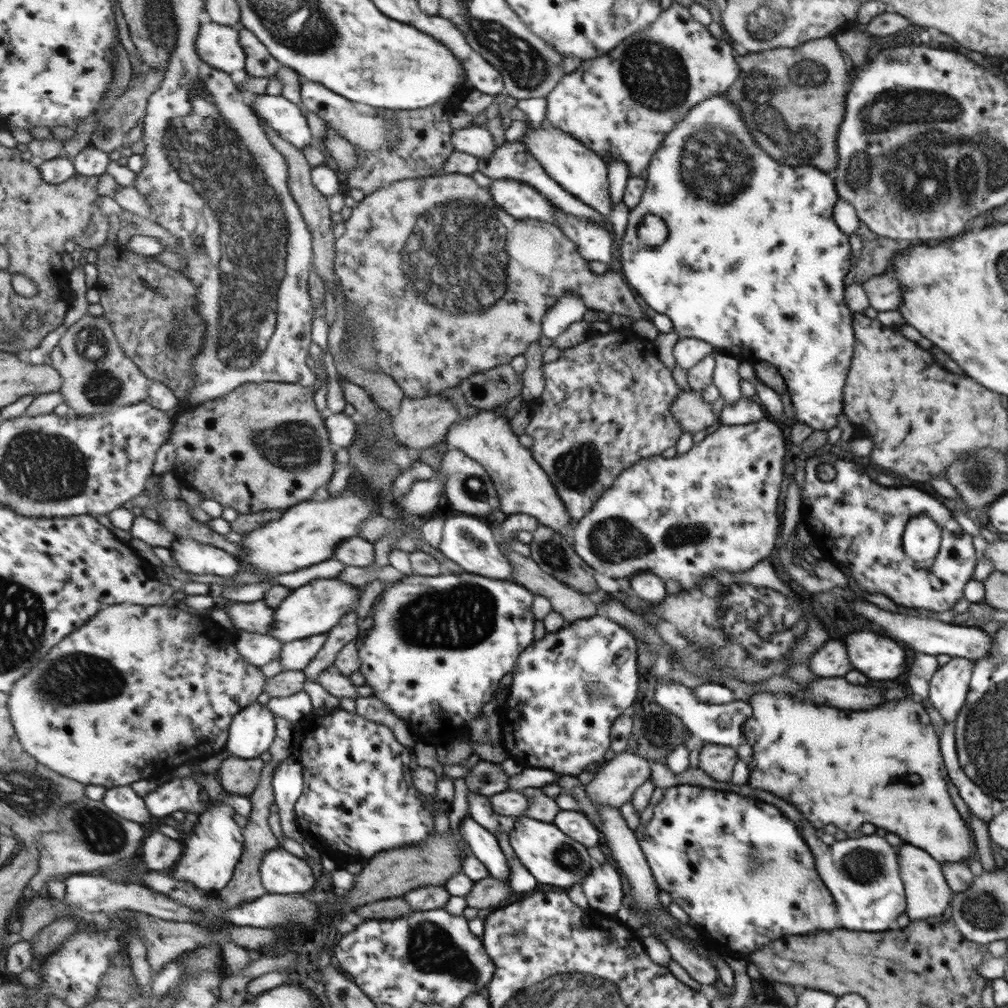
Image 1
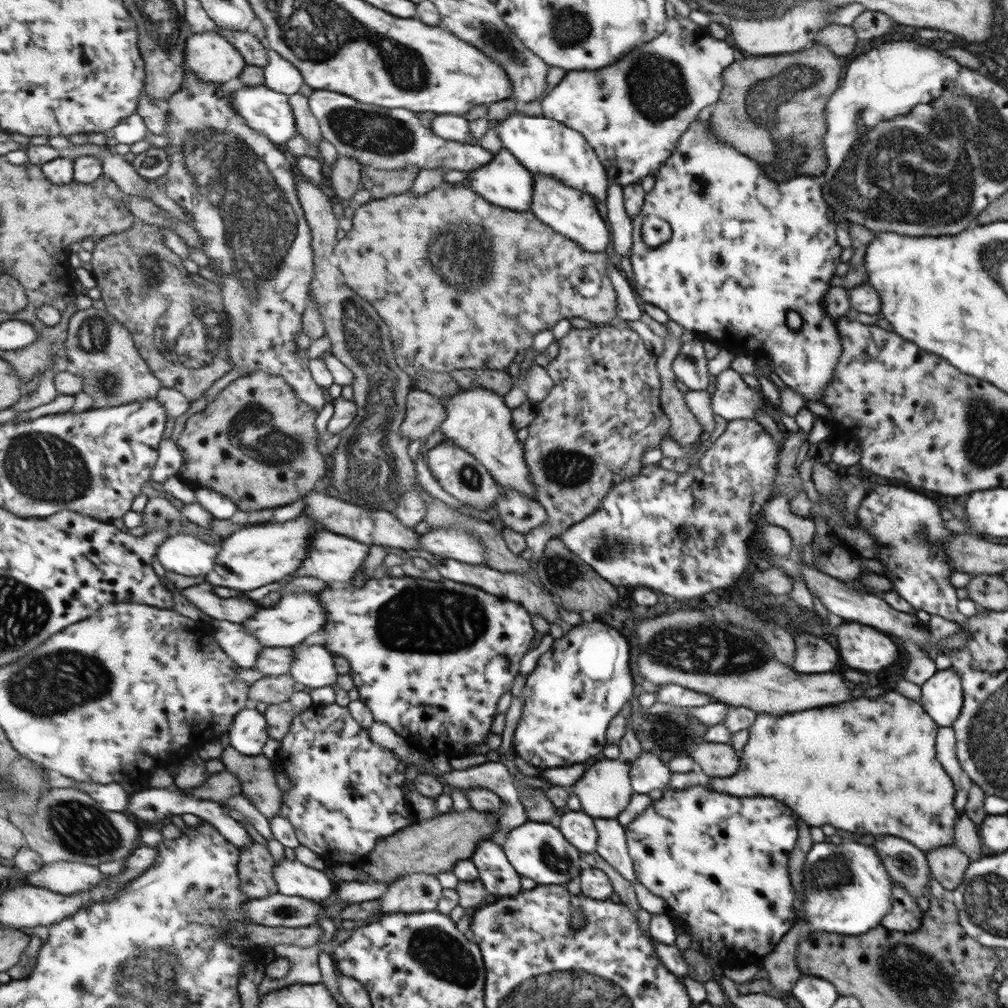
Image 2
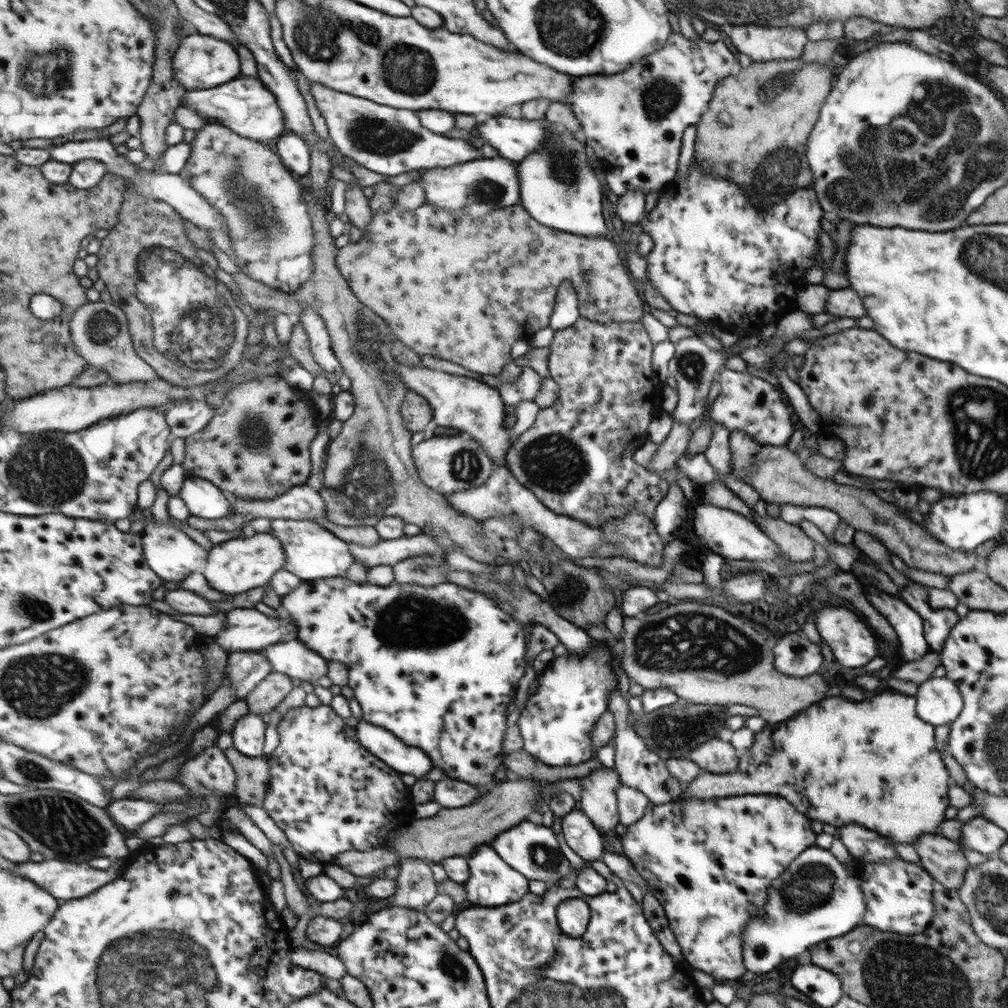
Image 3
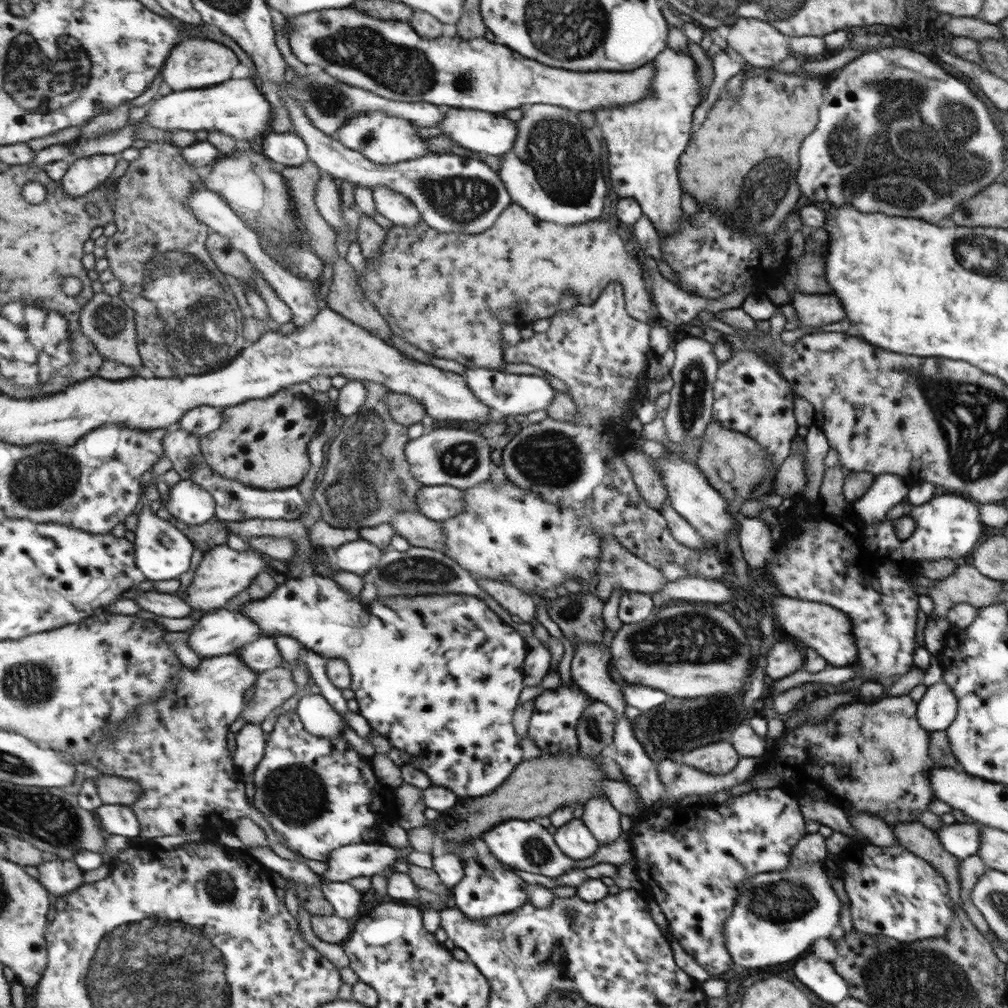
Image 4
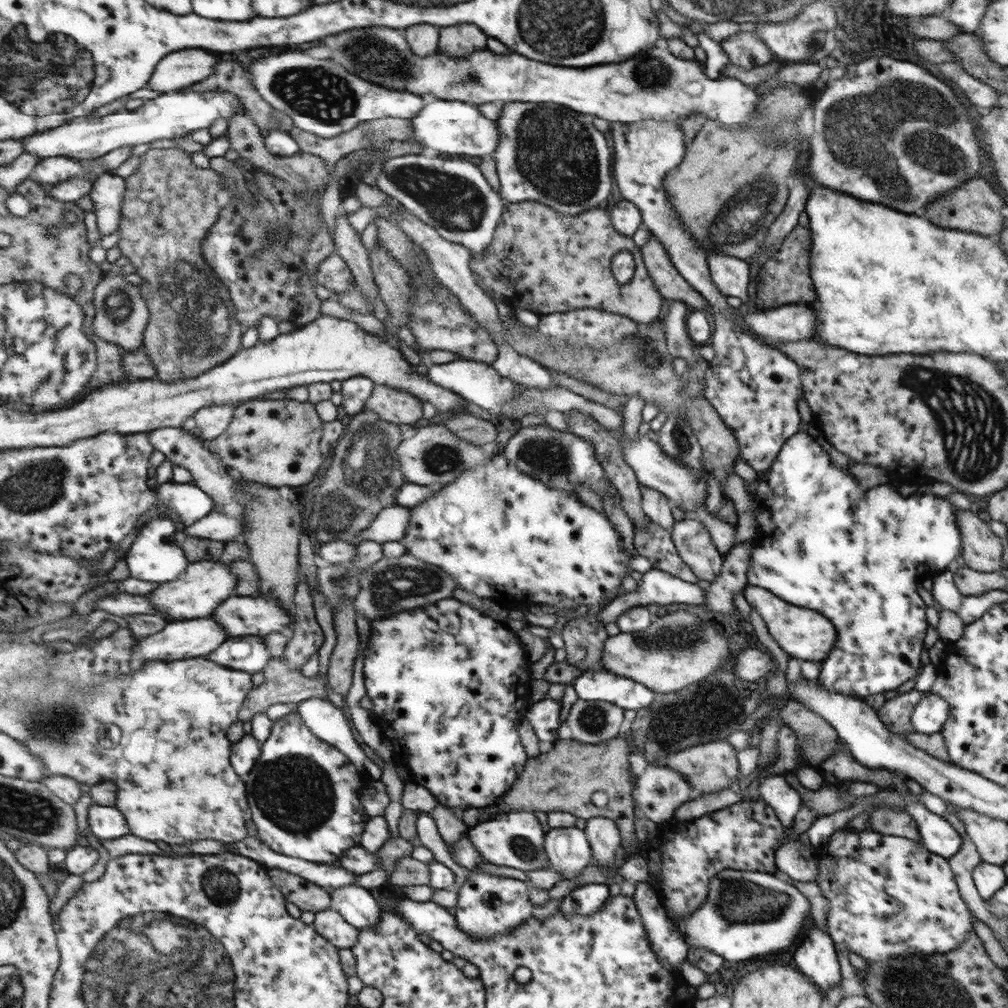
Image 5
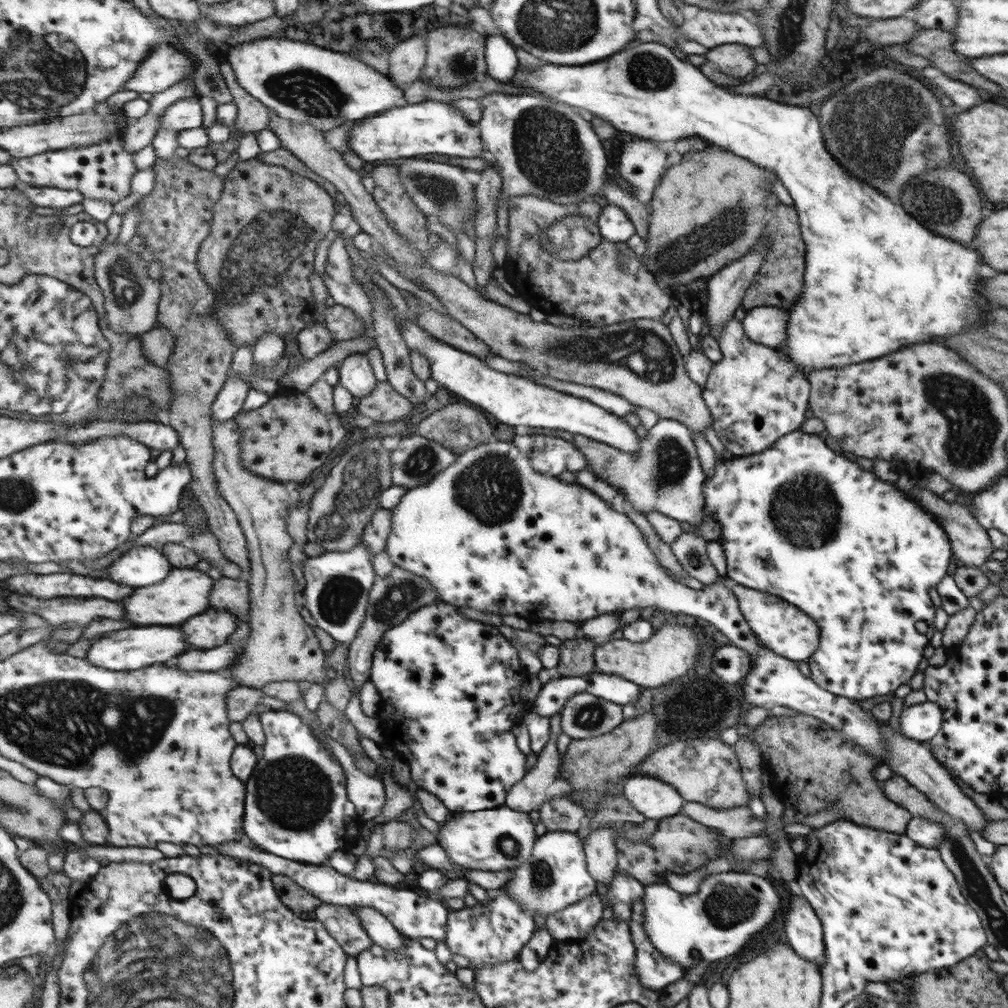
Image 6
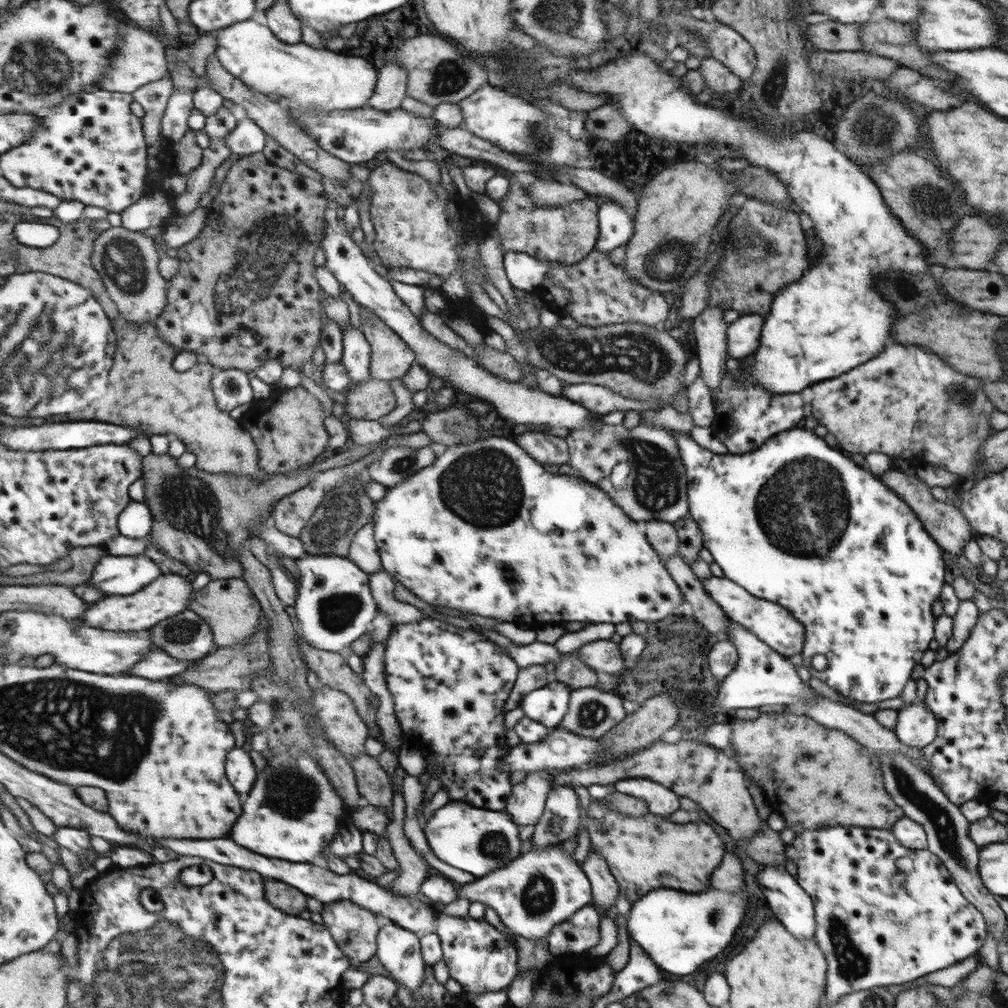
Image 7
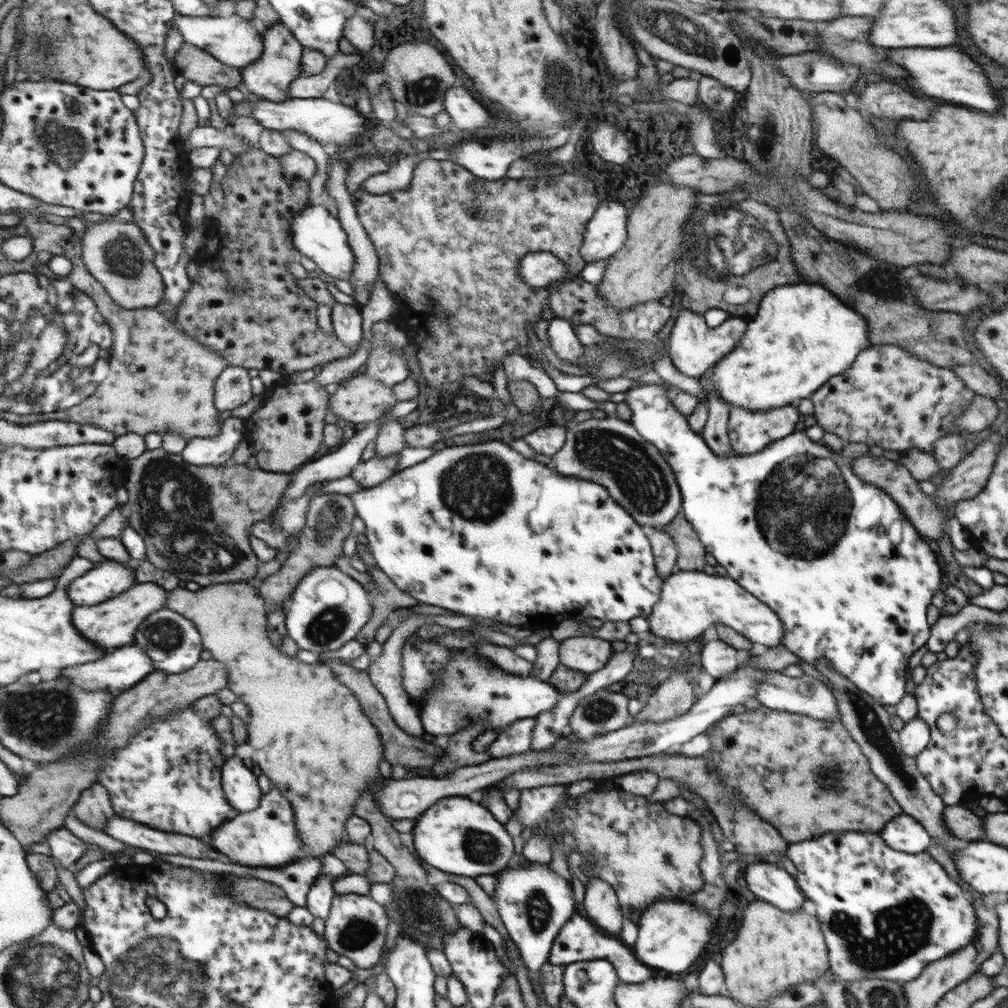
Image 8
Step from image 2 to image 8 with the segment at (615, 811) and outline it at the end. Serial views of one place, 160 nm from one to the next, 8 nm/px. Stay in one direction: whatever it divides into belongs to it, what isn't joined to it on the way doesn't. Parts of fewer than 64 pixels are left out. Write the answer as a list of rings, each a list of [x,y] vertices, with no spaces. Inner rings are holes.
[[[587,876],[580,912],[603,934],[615,936],[622,928],[622,916],[615,891],[603,879]]]

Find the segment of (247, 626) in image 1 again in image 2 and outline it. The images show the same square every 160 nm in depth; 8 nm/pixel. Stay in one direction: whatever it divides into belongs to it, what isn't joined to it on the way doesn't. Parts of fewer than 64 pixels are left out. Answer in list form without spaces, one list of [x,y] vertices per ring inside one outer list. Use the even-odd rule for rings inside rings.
[[[206,580],[201,584],[183,589],[181,593],[196,608],[213,619],[228,620],[237,624],[245,623],[262,609],[260,602],[252,601],[249,598],[221,598],[217,596],[214,586]]]

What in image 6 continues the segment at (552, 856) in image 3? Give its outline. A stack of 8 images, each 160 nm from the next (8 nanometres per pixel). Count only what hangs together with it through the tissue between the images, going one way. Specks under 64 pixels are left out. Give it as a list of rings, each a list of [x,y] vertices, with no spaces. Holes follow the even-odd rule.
[[[505,805],[494,808],[485,809],[475,812],[454,812],[452,818],[439,827],[439,844],[448,852],[453,863],[471,870],[489,870],[489,872],[497,872],[497,870],[513,869],[516,866],[524,864],[531,854],[531,846],[535,842],[535,834],[533,834],[533,824],[529,822],[527,813],[513,811]]]

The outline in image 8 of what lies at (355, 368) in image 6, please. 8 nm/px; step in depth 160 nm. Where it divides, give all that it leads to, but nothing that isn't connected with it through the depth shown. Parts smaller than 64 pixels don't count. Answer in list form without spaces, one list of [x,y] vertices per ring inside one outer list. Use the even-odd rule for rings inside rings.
[[[337,303],[332,312],[336,336],[350,348],[358,346],[363,340],[363,316],[356,305]]]

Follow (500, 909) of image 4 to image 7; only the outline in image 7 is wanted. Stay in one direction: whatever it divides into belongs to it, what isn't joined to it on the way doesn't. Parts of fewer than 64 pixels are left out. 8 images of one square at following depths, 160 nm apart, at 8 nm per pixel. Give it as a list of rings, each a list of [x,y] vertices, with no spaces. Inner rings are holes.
[[[439,913],[437,916],[437,934],[441,940],[443,958],[447,961],[453,979],[457,980],[465,992],[481,994],[483,992],[499,992],[507,989],[517,974],[517,949],[515,944],[509,941],[506,934],[500,934],[484,919],[459,918]]]

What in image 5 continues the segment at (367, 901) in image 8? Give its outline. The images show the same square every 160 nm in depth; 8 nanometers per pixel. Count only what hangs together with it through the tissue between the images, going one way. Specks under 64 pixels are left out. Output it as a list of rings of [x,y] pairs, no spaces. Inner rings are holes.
[[[334,907],[315,914],[313,925],[317,930],[342,949],[352,949],[360,935],[360,929],[349,924]]]

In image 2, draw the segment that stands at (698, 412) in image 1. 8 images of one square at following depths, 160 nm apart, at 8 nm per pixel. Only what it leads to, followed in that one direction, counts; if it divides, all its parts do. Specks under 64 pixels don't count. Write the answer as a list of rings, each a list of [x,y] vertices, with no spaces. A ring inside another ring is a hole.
[[[672,320],[666,321],[664,325],[667,335],[664,337],[661,355],[657,358],[657,372],[661,380],[659,402],[670,422],[668,436],[679,446],[689,448],[703,433],[703,428],[687,408],[684,393],[675,387],[676,377],[671,368],[673,359],[680,349],[680,336],[684,328]]]

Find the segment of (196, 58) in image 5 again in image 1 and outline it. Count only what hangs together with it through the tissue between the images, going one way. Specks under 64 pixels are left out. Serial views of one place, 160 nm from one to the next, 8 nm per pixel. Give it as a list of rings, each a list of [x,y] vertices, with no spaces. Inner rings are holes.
[[[206,19],[196,42],[197,52],[213,68],[233,74],[246,68],[247,53],[240,38],[239,28]]]

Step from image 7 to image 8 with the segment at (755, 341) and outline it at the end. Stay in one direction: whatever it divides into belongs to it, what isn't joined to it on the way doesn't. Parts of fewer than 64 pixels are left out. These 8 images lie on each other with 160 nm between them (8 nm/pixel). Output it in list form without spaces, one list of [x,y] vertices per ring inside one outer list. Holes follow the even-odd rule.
[[[681,308],[667,339],[668,357],[677,371],[699,378],[733,350],[742,337],[746,323],[745,319],[728,316],[717,327],[709,328],[701,315]]]

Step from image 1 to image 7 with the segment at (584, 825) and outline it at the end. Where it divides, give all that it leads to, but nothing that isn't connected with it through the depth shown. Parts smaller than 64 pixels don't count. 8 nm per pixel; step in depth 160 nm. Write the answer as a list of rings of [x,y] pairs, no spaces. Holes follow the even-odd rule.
[[[559,844],[523,853],[485,876],[459,886],[458,894],[459,898],[489,906],[511,935],[527,940],[546,940],[552,926],[592,902],[588,878],[572,855],[563,852]]]

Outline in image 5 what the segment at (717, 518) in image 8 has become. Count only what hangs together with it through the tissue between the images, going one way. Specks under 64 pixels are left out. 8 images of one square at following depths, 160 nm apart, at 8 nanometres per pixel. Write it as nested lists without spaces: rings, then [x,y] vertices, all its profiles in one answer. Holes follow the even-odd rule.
[[[803,432],[792,435],[790,439],[787,439],[771,466],[765,472],[756,472],[756,474],[756,479],[751,482],[749,487],[745,486],[751,499],[751,506],[753,506],[755,522],[757,522],[754,537],[747,540],[752,544],[749,570],[746,572],[749,584],[767,589],[789,604],[820,612],[834,625],[837,633],[837,643],[834,644],[834,649],[830,652],[830,655],[818,663],[820,668],[817,680],[827,690],[863,700],[865,696],[884,694],[889,690],[897,689],[903,682],[907,682],[909,678],[915,675],[915,670],[919,666],[919,656],[921,656],[919,652],[923,648],[925,628],[927,628],[925,614],[923,614],[925,606],[923,606],[923,600],[915,592],[915,584],[918,583],[917,578],[923,576],[923,568],[925,568],[925,572],[941,573],[941,568],[945,568],[959,554],[959,550],[962,550],[962,534],[956,520],[957,508],[948,501],[947,497],[936,497],[927,493],[913,493],[907,497],[902,497],[896,489],[889,485],[889,482],[874,486],[869,490],[863,490],[858,487],[857,481],[848,473],[847,467],[838,468],[838,466],[833,466],[829,462],[828,454],[825,454]]]

